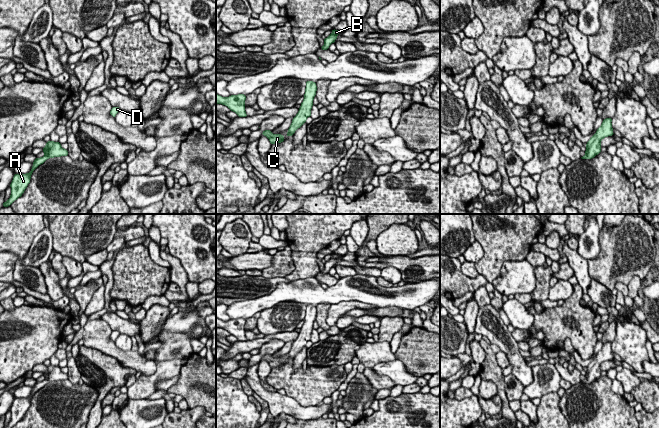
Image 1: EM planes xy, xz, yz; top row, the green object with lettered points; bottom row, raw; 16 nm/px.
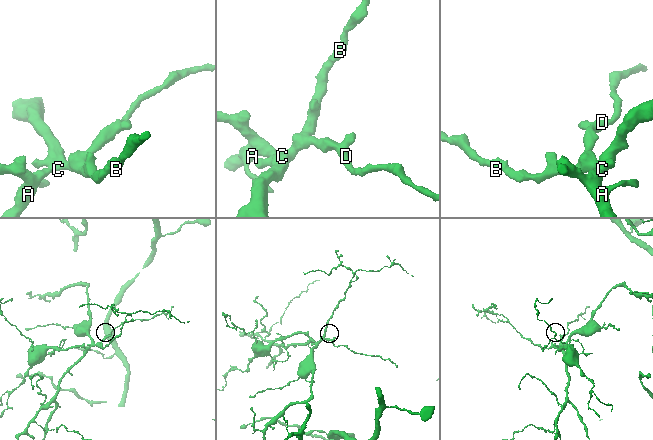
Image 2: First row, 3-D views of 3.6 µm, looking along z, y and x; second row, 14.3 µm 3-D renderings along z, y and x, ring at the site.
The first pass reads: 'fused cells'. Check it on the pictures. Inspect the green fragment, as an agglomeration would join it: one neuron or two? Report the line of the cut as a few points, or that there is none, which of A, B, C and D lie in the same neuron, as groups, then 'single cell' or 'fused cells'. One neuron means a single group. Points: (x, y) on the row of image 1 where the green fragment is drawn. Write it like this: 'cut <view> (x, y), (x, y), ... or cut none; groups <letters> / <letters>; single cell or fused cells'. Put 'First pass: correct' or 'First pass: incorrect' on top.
First pass: incorrect
cut none; groups A B C D; single cell

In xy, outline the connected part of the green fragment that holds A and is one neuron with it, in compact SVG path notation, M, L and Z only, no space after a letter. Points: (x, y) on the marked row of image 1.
M49 141L46 142L46 146L43 148L45 155L41 158L36 158L33 162L32 169L27 174L15 174L10 184L11 196L7 202L3 203L3 207L11 206L11 204L22 196L28 184L30 183L31 175L33 171L41 164L43 164L48 158L67 156L68 150L63 149L59 142Z

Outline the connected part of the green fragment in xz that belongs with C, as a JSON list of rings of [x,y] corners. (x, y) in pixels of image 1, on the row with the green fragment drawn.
[[[271,130],[263,131],[262,135],[266,136],[269,139],[271,145],[281,143],[284,141],[284,138],[285,138],[281,134],[272,134]]]

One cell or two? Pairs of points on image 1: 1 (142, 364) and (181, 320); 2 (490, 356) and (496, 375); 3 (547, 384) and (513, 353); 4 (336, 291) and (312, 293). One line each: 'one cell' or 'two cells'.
1: two cells
2: one cell
3: two cells
4: one cell

